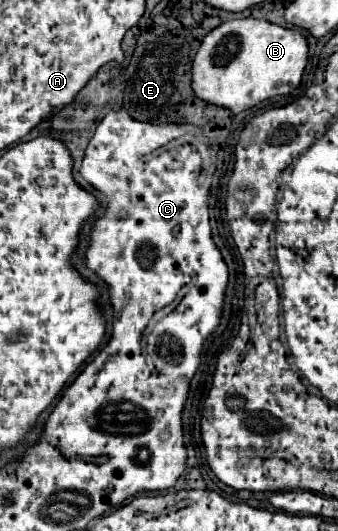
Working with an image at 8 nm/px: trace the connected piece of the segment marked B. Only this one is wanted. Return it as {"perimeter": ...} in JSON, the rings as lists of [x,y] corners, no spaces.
{"perimeter":[[[256,17],[228,19],[204,37],[194,61],[192,89],[202,101],[240,113],[264,99],[294,91],[302,81],[306,63],[308,41],[296,27],[282,27]]]}

